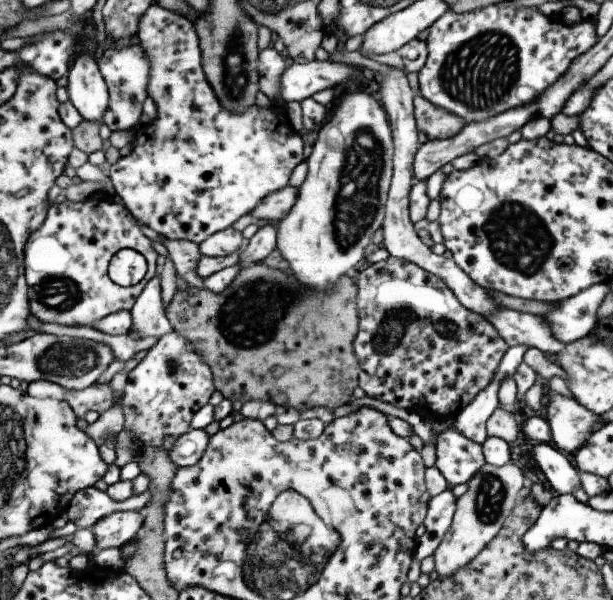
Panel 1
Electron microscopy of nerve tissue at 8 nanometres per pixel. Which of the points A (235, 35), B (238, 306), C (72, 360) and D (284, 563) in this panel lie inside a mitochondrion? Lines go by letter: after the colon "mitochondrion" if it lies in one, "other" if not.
A: mitochondrion
B: mitochondrion
C: mitochondrion
D: mitochondrion

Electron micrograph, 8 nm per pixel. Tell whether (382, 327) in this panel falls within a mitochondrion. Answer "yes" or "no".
yes

